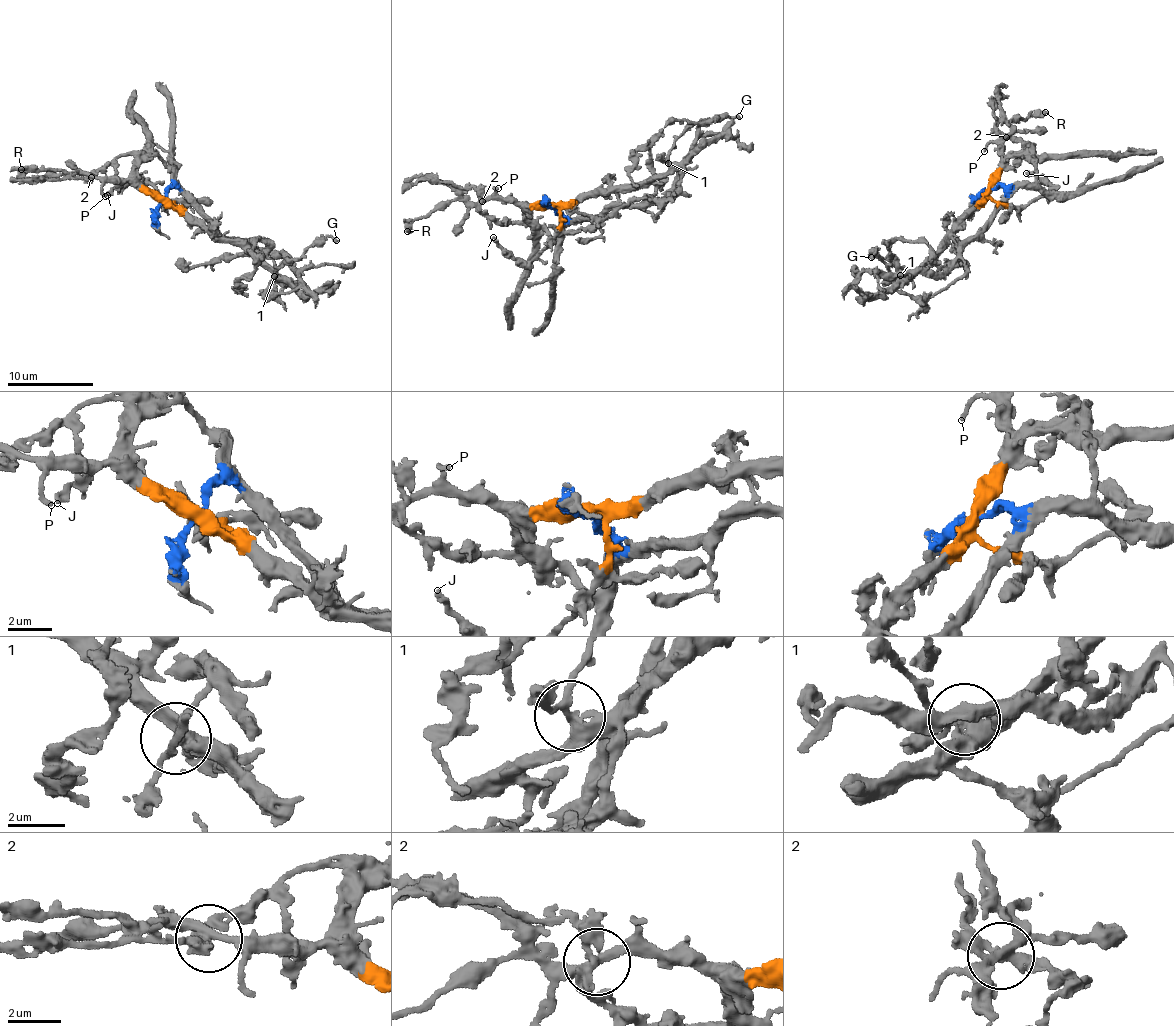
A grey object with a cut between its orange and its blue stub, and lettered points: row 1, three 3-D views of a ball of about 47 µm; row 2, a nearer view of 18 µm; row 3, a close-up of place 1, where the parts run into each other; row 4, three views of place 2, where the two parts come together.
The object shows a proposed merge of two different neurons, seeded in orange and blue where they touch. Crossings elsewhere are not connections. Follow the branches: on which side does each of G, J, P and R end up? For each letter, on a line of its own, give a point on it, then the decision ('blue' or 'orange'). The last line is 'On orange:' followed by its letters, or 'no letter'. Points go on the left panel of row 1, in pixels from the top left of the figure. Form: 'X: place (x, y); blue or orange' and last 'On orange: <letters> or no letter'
G: place (336, 240); blue
J: place (107, 195); orange
P: place (105, 196); orange
R: place (21, 169); orange
On orange: J, P, R

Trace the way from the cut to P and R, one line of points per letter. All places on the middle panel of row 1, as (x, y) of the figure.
P: (553, 207), (528, 207), (518, 201), (503, 200), (495, 189), (498, 188)
R: (553, 207), (528, 207), (518, 201), (488, 200), (474, 203), (450, 200), (439, 203), (412, 222), (408, 231)

